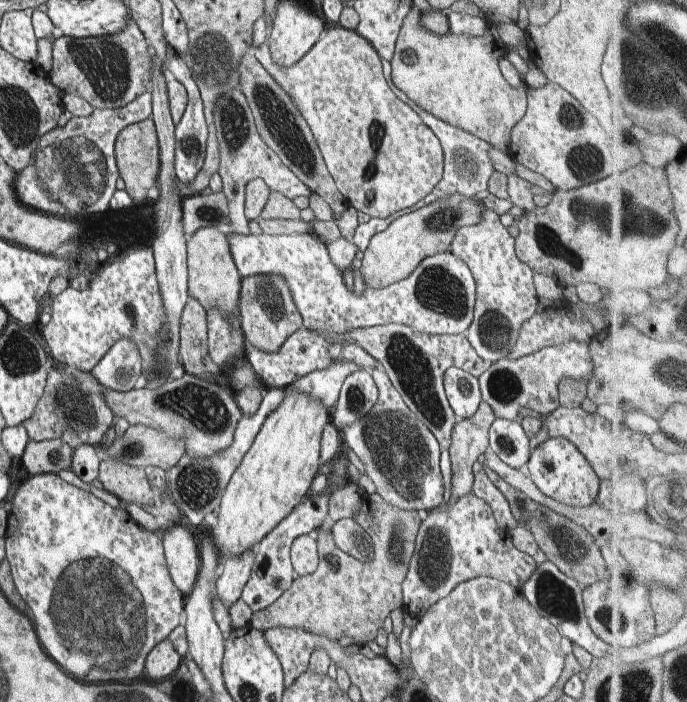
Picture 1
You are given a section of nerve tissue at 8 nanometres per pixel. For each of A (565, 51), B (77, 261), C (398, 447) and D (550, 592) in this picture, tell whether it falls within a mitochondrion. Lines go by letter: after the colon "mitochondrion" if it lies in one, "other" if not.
A: other
B: other
C: mitochondrion
D: mitochondrion

